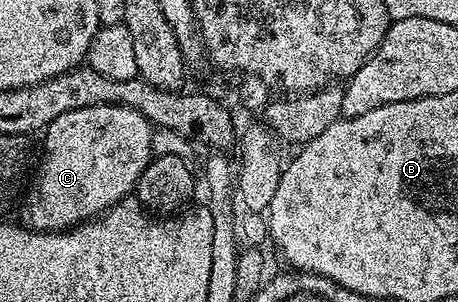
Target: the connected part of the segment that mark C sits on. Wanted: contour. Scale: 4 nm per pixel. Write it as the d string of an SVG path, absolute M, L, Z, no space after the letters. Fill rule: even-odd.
M103 104L102 106L88 106L87 108L75 108L75 112L63 112L63 116L55 116L51 124L45 127L43 137L45 137L45 151L41 154L41 163L37 166L37 179L33 182L33 187L24 195L25 214L29 217L28 225L37 232L64 232L72 230L74 226L80 226L82 222L88 222L111 209L116 202L122 202L123 199L130 197L136 191L137 181L143 174L144 169L155 157L153 150L153 133L155 127L152 122L148 122L142 114L130 106L112 106Z

